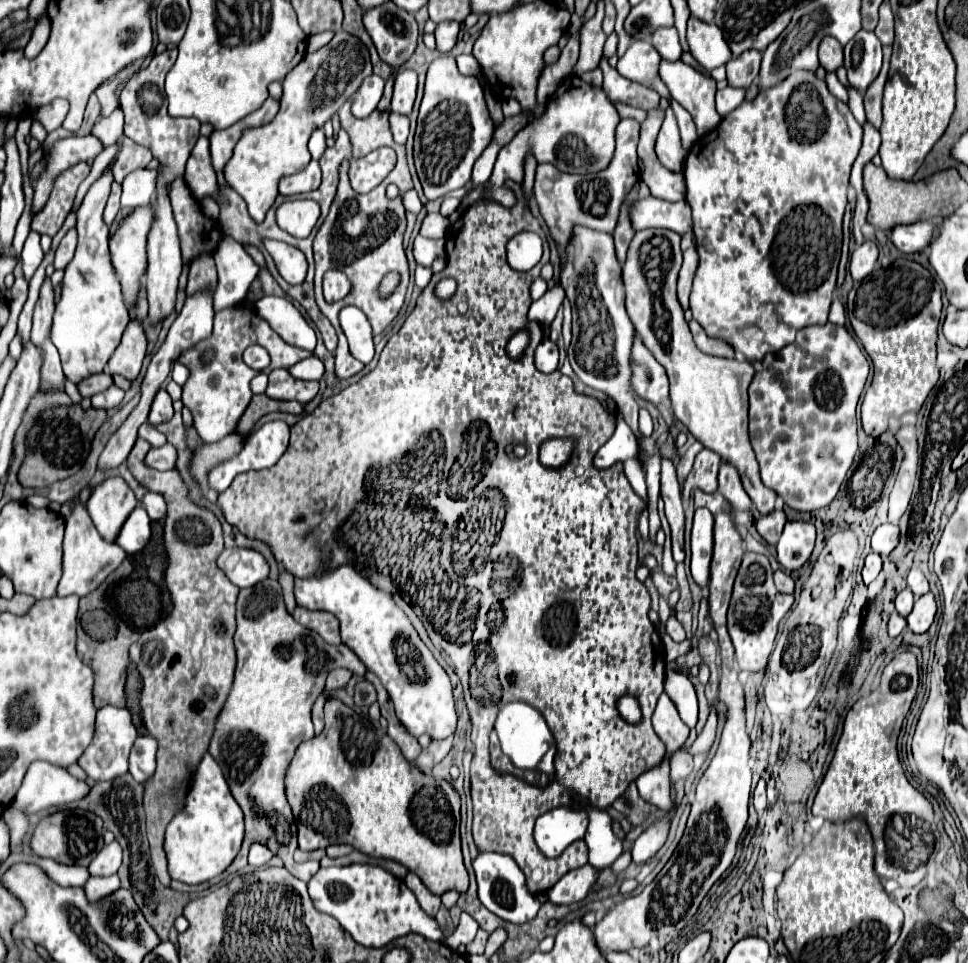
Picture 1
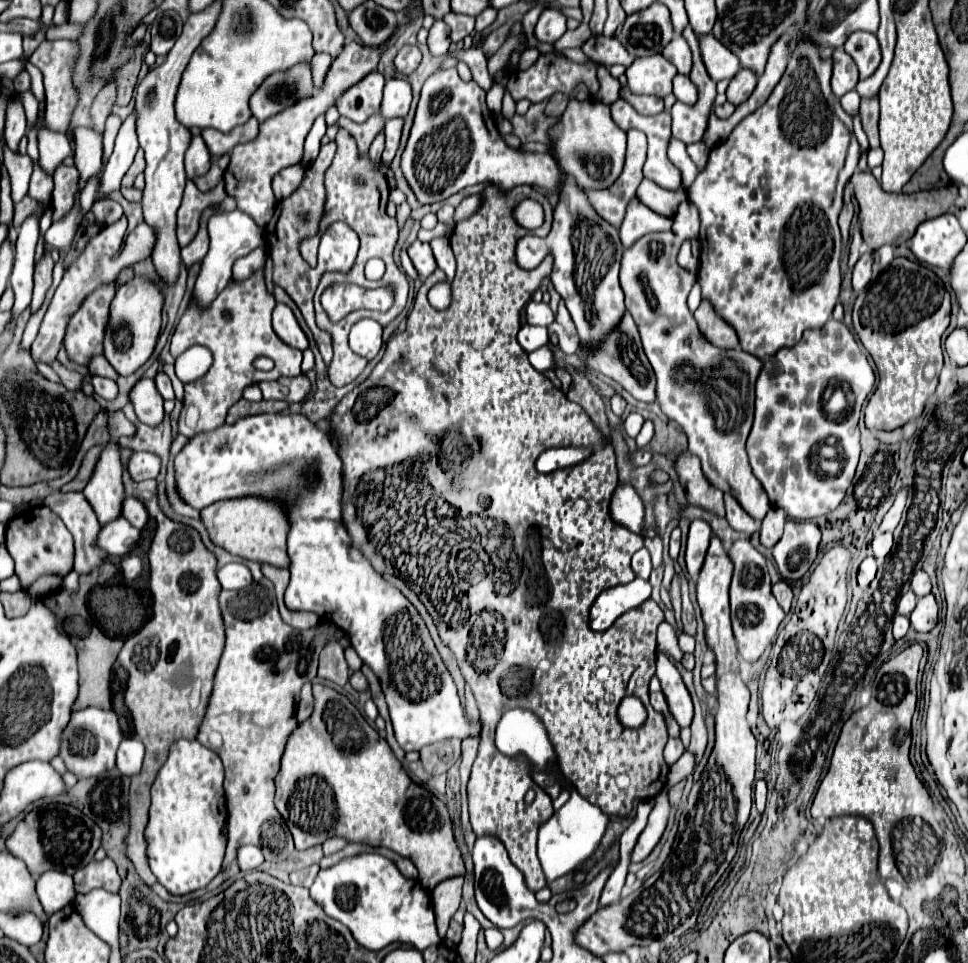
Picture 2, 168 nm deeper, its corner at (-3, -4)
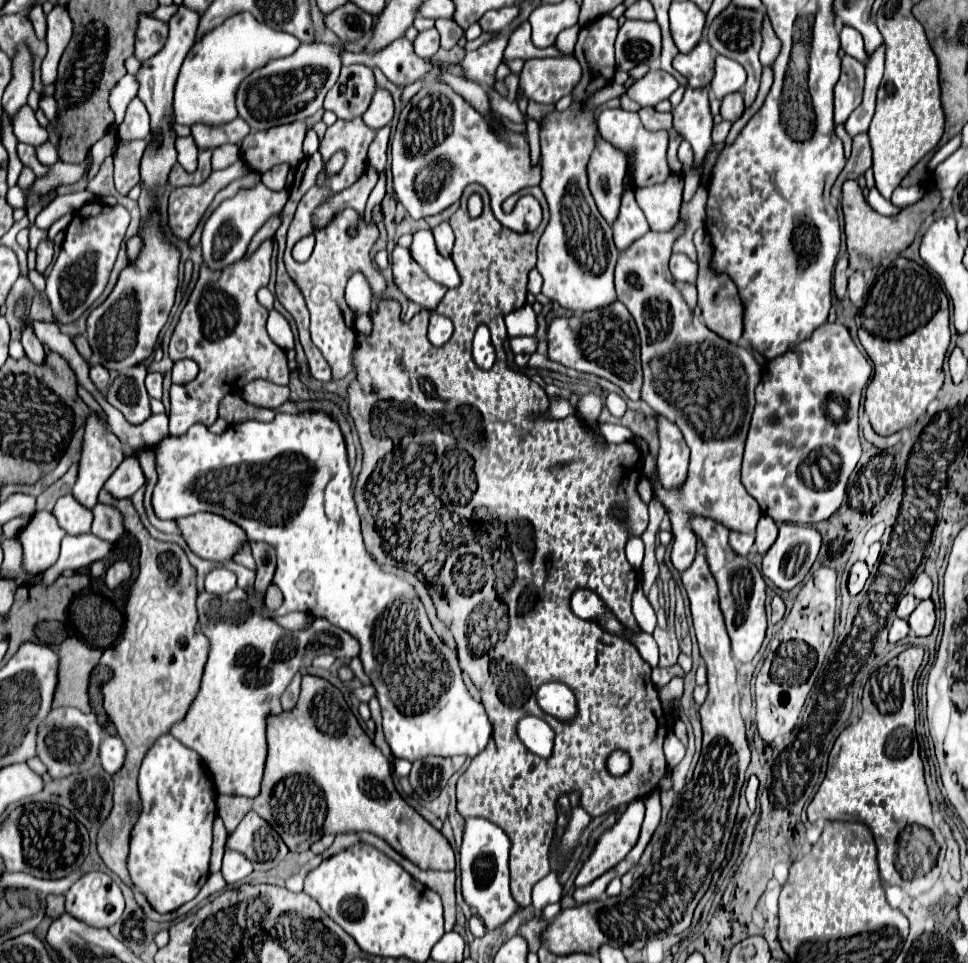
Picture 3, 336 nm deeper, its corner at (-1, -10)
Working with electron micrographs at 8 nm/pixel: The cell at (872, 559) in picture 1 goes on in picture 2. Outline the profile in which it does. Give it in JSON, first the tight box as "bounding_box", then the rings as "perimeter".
{"bounding_box":[858,556,878,588],"perimeter":[[[868,556],[868,558],[860,564],[860,572],[858,572],[858,586],[860,586],[860,588],[868,588],[868,586],[870,586],[870,582],[876,578],[876,570],[878,570],[878,566],[876,566],[874,556]]]}

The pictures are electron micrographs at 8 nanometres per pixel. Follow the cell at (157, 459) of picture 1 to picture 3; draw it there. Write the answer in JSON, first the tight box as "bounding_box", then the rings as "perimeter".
{"bounding_box":[104,456,144,500],"perimeter":[[[130,456],[126,458],[118,468],[116,472],[106,480],[104,484],[104,490],[108,490],[116,500],[122,500],[122,498],[130,498],[138,488],[144,486],[144,474],[142,474],[142,468],[138,464],[138,458]]]}

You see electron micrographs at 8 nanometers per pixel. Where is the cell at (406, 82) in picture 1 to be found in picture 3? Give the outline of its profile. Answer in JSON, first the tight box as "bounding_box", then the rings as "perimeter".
{"bounding_box":[362,90,394,130],"perimeter":[[[376,90],[368,110],[362,116],[364,124],[368,124],[370,128],[378,130],[378,128],[390,124],[392,116],[394,116],[394,102],[392,102],[390,92],[388,90]]]}

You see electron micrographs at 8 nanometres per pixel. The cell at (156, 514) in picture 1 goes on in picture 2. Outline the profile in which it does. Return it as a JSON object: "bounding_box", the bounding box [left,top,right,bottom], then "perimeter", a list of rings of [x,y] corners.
{"bounding_box":[122,498,148,528],"perimeter":[[[126,498],[124,506],[122,506],[122,514],[124,518],[128,518],[136,528],[144,528],[148,522],[148,510],[144,506],[144,502],[138,502],[138,498]]]}

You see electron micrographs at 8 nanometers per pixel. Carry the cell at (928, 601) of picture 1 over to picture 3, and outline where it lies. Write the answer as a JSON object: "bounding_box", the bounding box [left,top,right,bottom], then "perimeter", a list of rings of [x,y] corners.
{"bounding_box":[908,600,935,636],"perimeter":[[[932,600],[918,602],[916,610],[908,618],[908,624],[916,632],[916,636],[928,636],[932,632],[932,628],[934,628],[935,621],[935,605]]]}

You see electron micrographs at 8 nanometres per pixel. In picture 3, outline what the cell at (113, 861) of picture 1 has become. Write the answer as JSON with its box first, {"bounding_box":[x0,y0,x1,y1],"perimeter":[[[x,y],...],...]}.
{"bounding_box":[64,872,124,928],"perimeter":[[[88,872],[70,886],[64,908],[92,928],[112,928],[124,912],[124,896],[108,874]]]}

